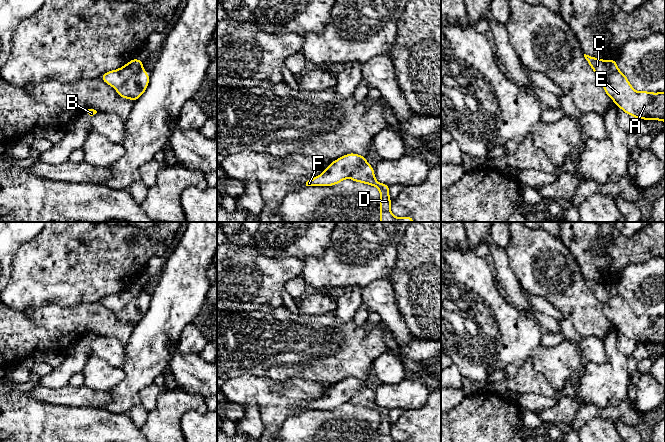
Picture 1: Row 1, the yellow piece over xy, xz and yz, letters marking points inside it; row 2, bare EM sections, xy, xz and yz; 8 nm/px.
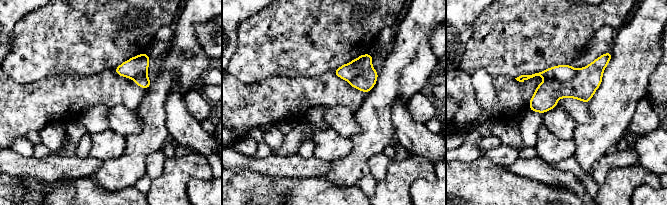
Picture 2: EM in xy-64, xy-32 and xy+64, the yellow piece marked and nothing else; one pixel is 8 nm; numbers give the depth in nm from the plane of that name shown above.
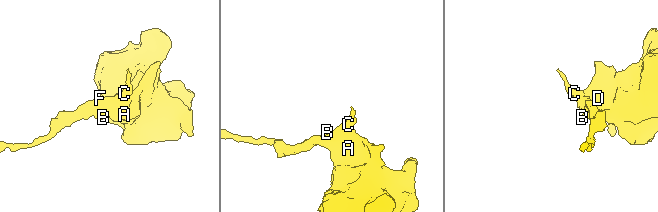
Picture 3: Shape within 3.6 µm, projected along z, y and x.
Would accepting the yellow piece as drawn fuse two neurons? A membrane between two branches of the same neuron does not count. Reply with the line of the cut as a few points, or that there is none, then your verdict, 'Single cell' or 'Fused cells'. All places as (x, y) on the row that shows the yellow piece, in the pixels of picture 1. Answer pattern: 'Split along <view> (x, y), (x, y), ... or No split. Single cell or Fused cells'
Split along xy (143, 70), (133, 73), (116, 88). Fused cells

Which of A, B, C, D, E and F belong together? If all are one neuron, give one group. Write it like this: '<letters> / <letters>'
A B D E / C F

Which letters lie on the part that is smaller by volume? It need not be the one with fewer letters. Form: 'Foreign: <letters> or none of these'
Foreign: C, F

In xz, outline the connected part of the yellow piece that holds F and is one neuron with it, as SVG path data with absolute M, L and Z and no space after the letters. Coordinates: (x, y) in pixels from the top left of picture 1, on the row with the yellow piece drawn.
M354 153L342 156L333 161L319 176L306 182L306 186L332 186L349 178L361 165L366 163L366 157Z

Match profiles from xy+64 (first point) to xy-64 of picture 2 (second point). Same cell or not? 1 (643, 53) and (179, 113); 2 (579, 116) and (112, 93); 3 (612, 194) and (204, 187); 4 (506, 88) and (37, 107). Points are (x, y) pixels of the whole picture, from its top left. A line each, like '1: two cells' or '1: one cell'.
1: two cells
2: one cell
3: two cells
4: one cell

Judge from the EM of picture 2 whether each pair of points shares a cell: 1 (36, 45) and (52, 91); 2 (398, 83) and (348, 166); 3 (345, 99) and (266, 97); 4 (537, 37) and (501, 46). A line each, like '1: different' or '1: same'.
1: different
2: same
3: same
4: same

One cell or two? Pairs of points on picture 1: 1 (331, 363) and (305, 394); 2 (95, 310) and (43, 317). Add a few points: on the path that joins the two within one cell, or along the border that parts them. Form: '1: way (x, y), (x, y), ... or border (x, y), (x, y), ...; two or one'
1: border (293, 377), (316, 380), (324, 388), (329, 388); two
2: way (82, 317), (56, 317); one

